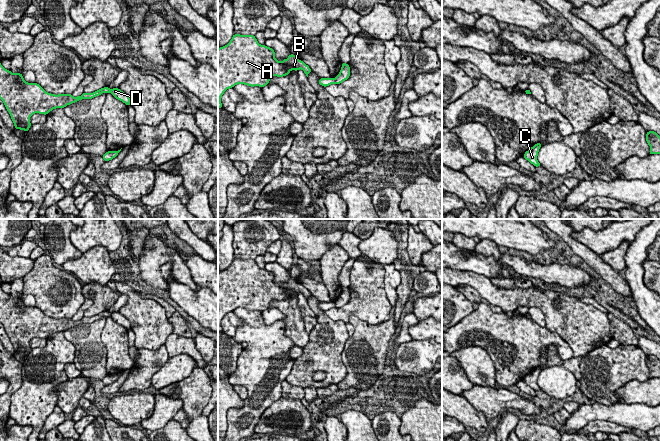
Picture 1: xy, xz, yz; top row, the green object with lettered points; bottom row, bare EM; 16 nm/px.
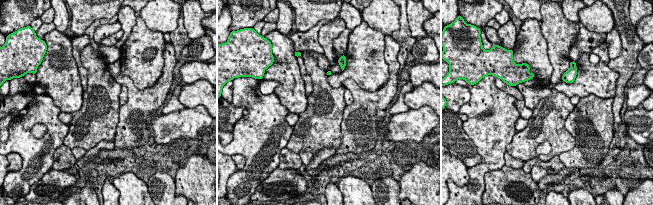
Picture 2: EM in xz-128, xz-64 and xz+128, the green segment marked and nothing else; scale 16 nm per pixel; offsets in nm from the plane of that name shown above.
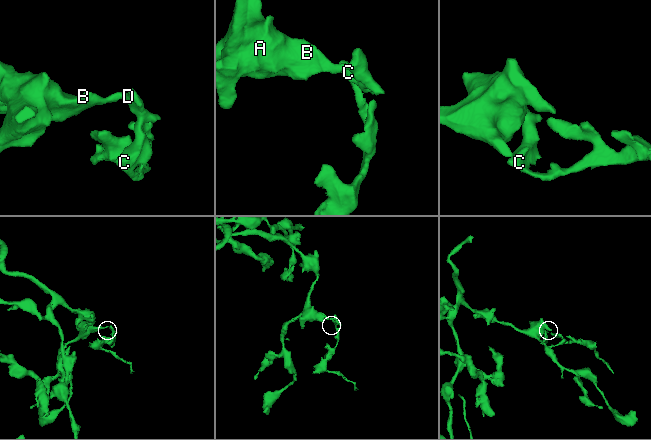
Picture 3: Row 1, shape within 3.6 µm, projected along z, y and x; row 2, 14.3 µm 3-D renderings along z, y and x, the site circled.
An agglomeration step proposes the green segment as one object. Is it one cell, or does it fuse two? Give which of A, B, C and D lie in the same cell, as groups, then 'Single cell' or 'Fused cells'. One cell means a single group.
Groups: A B / C D. Fused cells

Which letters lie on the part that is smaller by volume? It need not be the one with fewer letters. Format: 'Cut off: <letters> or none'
Cut off: C, D

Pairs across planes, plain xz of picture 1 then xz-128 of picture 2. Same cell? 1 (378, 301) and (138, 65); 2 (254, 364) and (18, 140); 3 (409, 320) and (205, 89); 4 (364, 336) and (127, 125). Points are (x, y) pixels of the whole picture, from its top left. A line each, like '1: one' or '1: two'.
1: one
2: one
3: two
4: one

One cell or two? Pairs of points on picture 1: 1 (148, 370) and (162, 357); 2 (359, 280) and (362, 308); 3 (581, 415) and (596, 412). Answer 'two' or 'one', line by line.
1: one
2: one
3: one

